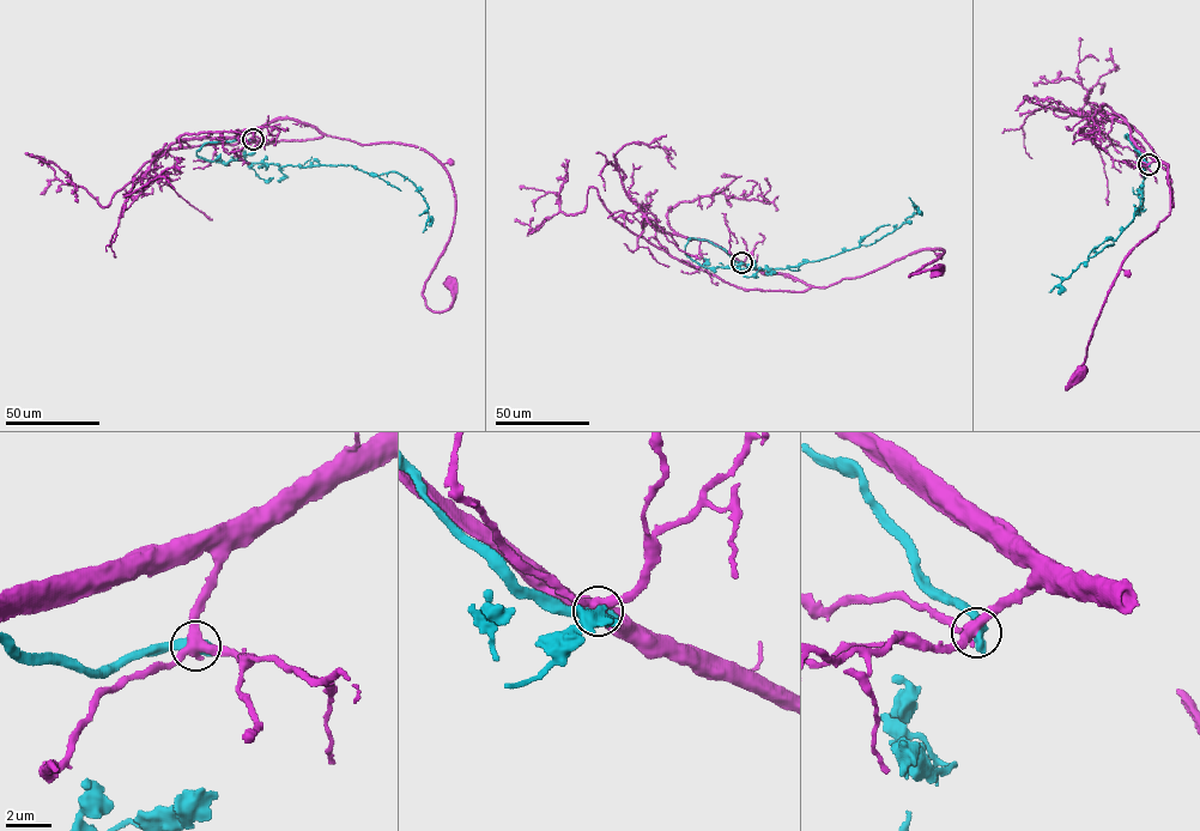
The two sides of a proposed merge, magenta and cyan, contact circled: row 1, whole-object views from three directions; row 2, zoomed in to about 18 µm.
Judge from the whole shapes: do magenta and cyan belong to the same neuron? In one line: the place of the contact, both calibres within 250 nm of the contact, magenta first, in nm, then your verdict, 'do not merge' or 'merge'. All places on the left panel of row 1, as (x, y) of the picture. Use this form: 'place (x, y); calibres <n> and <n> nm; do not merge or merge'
place (253, 139); calibres 400 and 600 nm; do not merge

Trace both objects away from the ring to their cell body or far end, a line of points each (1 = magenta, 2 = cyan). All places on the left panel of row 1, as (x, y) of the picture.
1: (253, 139), (274, 120), (297, 119), (432, 155), (455, 219), (423, 293), (431, 310), (450, 307), (449, 284)
2: (253, 139), (206, 143), (197, 155), (228, 163), (394, 171), (424, 198), (428, 219), (423, 232)

